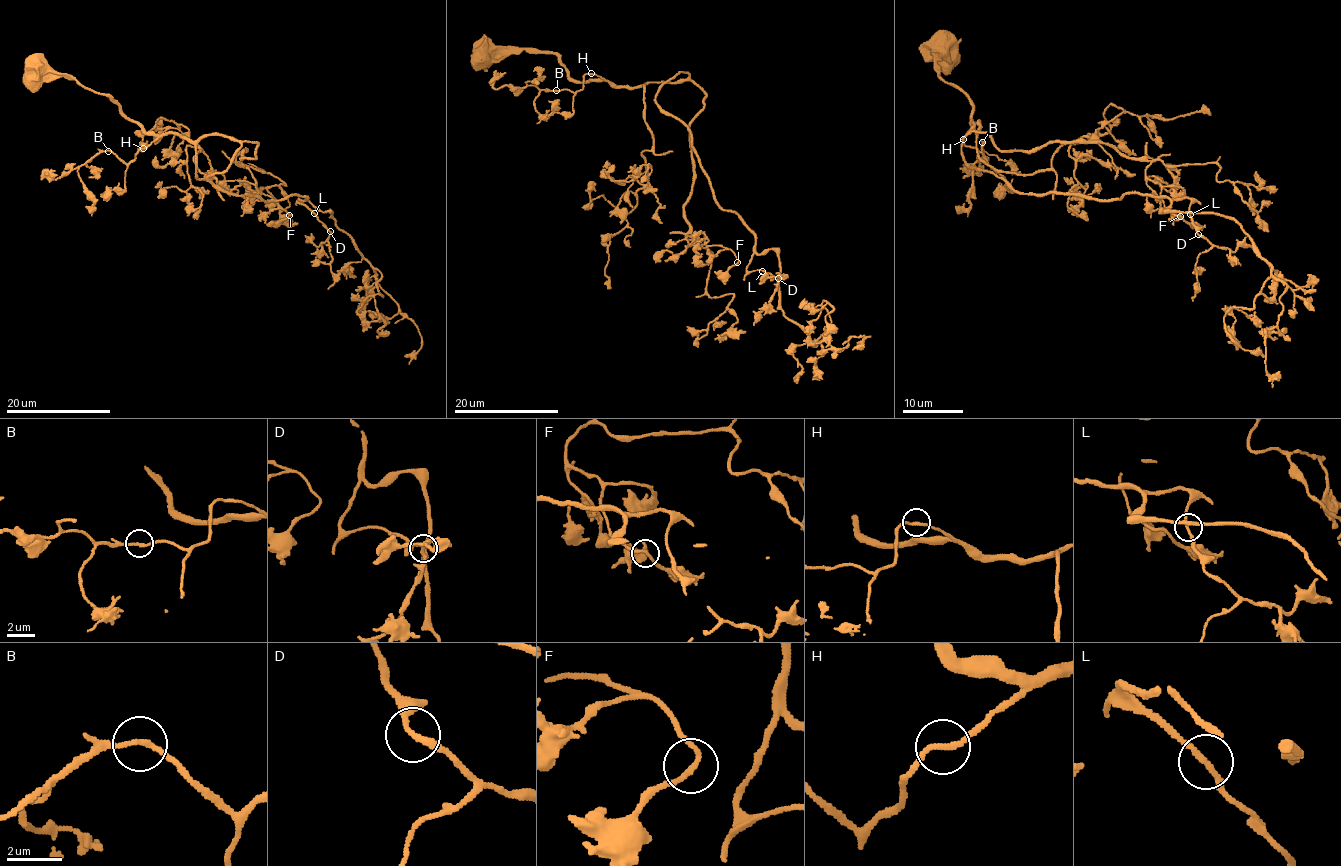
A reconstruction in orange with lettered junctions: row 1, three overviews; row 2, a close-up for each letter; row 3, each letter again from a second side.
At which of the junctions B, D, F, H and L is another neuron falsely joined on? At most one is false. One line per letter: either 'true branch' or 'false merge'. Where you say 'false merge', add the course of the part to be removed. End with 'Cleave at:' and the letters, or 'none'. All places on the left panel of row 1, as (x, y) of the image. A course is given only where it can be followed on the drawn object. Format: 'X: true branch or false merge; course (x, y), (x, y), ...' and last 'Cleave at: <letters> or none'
B: true branch
D: true branch
F: true branch
H: true branch
L: true branch
Cleave at: none

